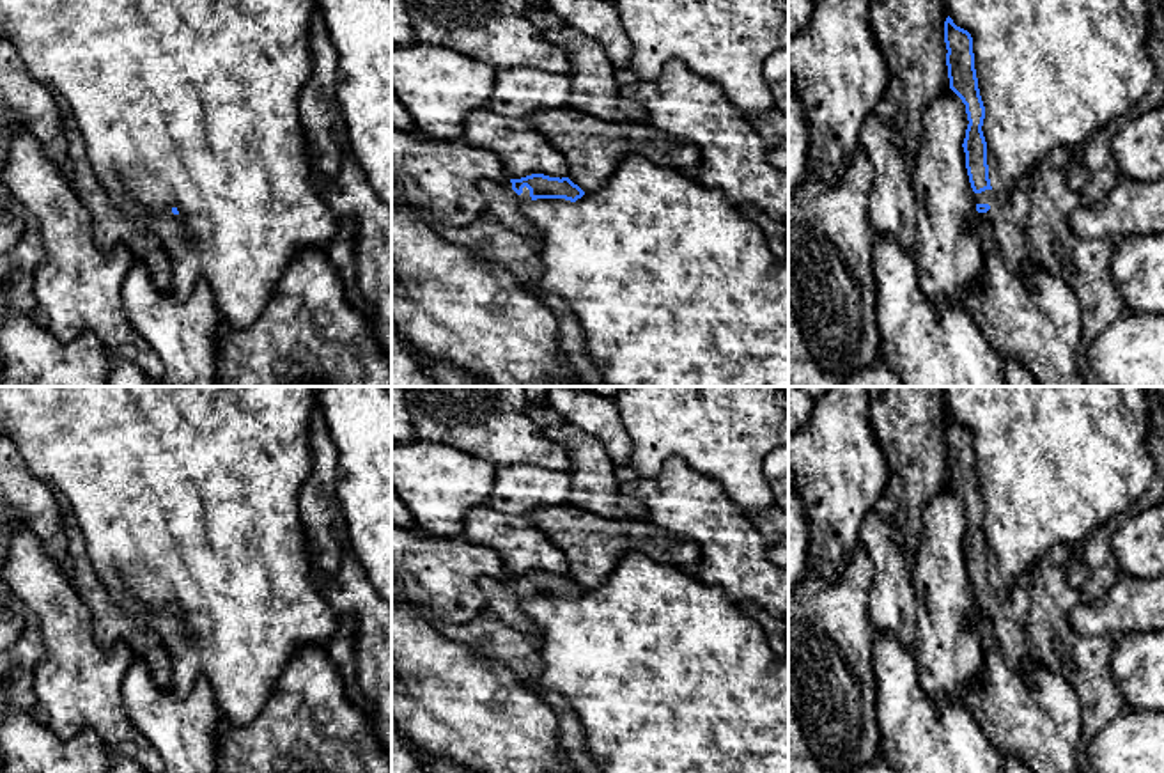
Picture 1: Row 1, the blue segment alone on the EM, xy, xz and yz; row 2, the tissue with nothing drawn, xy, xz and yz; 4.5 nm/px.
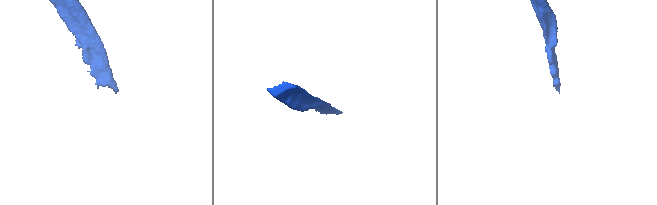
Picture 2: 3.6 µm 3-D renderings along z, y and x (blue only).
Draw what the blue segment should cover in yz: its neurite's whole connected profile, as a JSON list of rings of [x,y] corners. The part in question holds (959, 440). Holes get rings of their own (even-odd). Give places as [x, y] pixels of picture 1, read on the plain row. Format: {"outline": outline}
{"outline": [[[948,413],[944,418],[944,440],[948,447],[950,486],[966,502],[969,518],[962,544],[976,608],[989,622],[1006,661],[1010,665],[1022,665],[1031,656],[1031,642],[1026,633],[1031,574],[1020,574],[1006,596],[1001,596],[992,587],[987,562],[987,539],[982,528],[985,504],[974,466],[973,434]]]}

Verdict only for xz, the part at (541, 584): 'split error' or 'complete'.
split error

